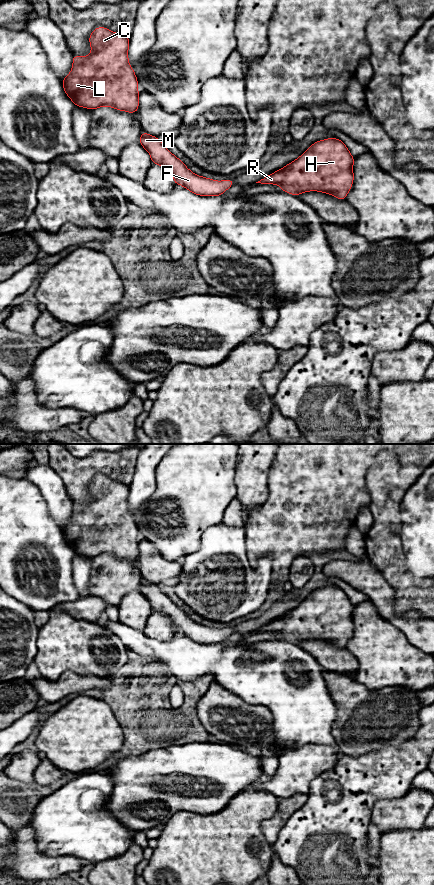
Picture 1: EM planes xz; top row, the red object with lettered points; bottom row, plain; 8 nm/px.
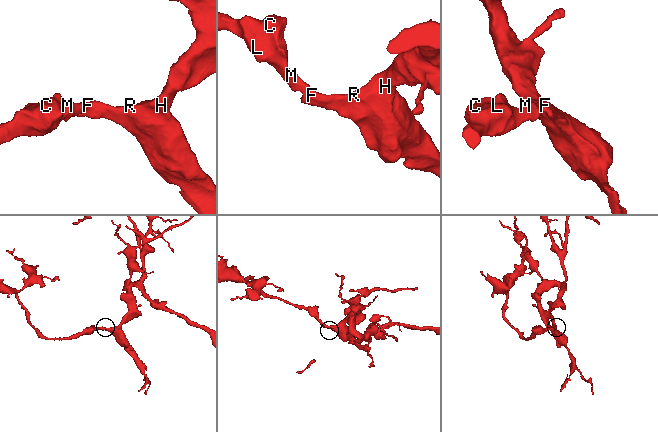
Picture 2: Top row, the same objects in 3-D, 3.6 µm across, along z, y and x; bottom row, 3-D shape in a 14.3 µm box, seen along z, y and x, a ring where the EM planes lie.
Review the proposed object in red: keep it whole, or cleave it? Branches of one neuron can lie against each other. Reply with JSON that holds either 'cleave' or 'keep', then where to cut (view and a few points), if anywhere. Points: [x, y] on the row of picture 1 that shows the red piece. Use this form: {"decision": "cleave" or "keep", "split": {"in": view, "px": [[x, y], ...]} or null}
{"decision": "keep", "split": null}

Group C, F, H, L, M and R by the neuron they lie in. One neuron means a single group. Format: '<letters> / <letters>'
C F H L M R

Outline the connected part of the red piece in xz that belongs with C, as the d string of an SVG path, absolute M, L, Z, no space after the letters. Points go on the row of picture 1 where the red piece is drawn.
M99 26L90 34L89 43L92 52L87 57L72 54L71 73L62 80L66 95L75 106L86 107L92 111L102 106L109 106L119 111L137 113L138 80L128 61L129 37Z

